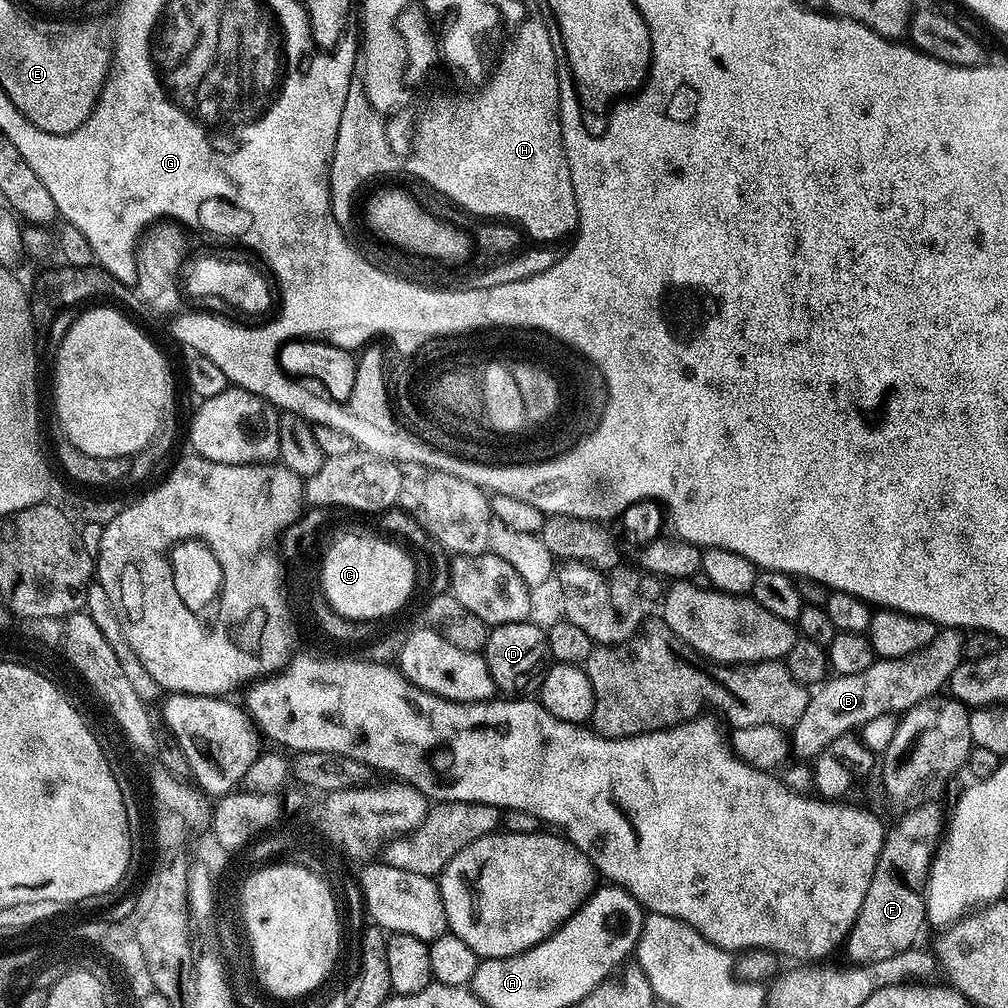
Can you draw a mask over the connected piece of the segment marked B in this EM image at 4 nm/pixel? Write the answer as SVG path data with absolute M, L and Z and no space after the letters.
M957 629L937 631L934 642L906 658L877 659L859 674L833 675L809 695L802 718L790 729L790 752L800 760L815 761L816 755L834 738L855 733L866 722L896 716L937 695L947 685L950 674L962 662L962 636Z

